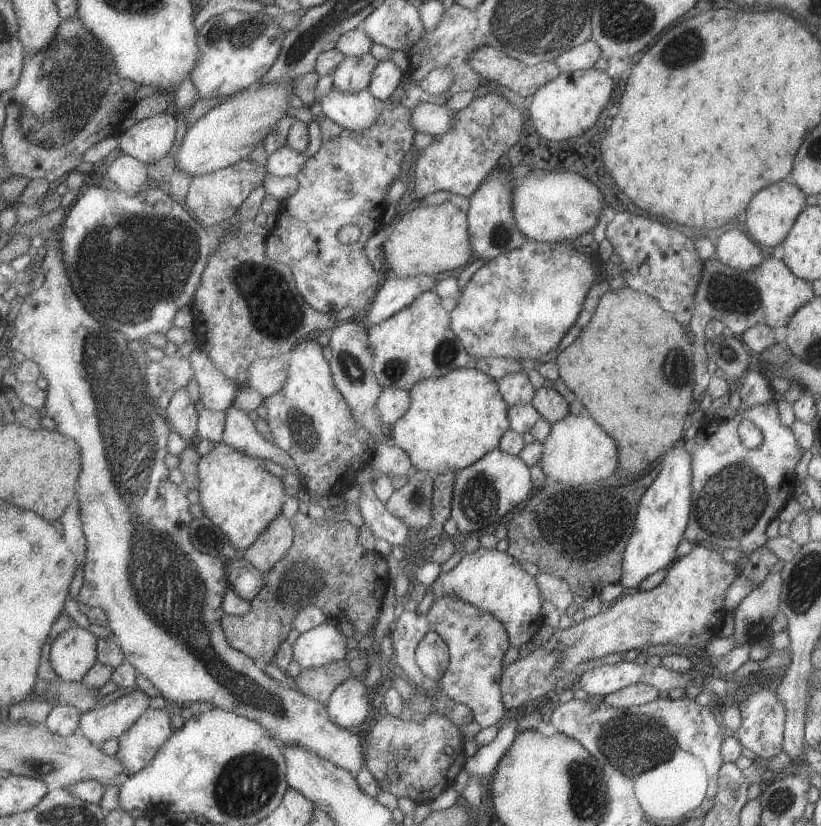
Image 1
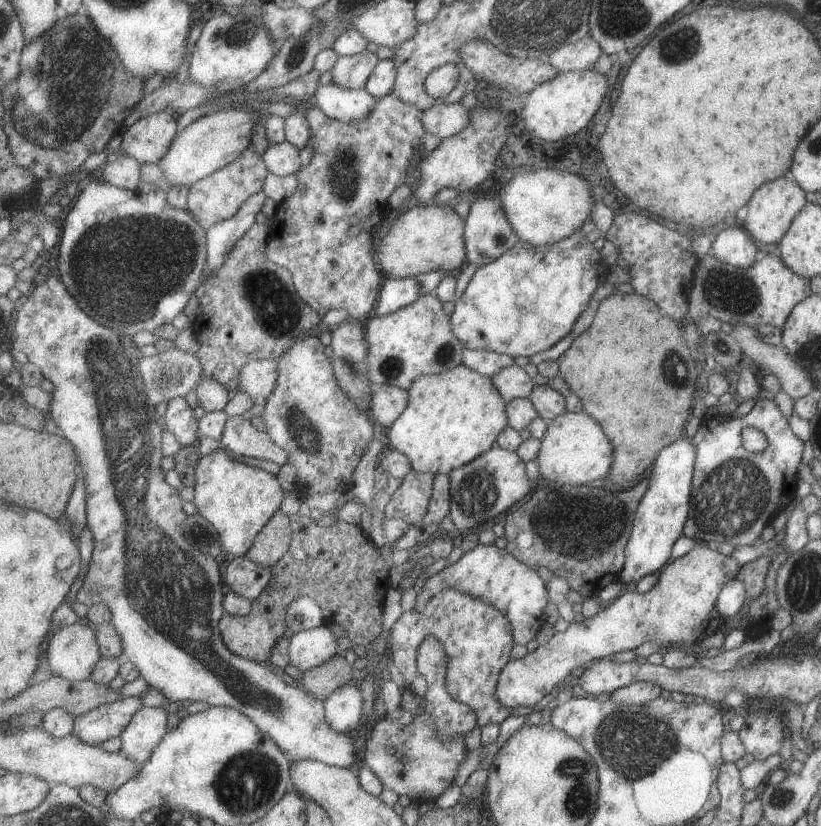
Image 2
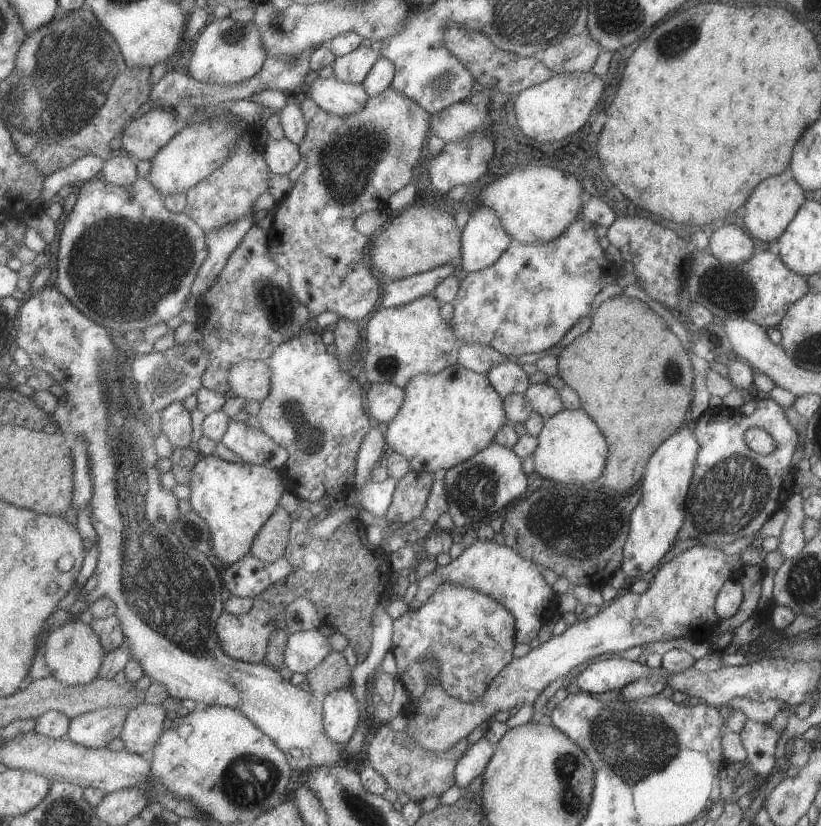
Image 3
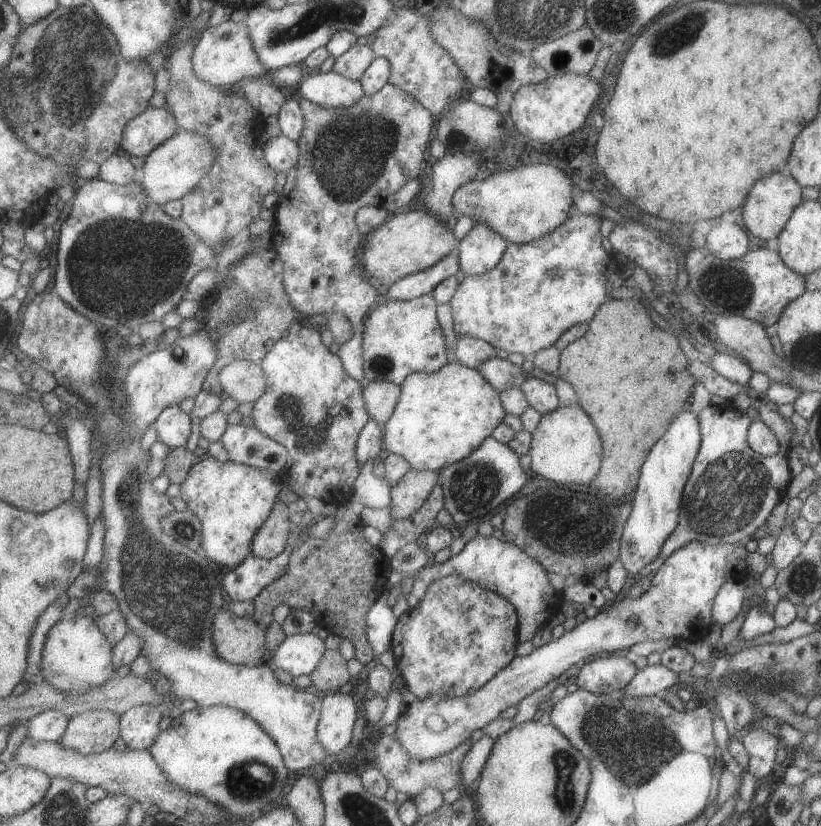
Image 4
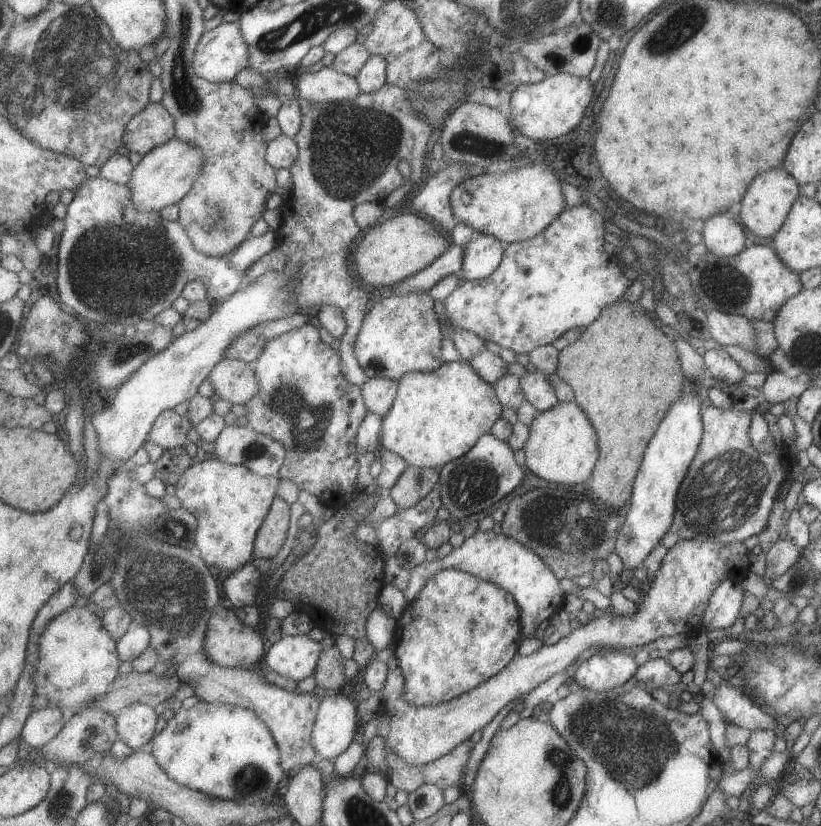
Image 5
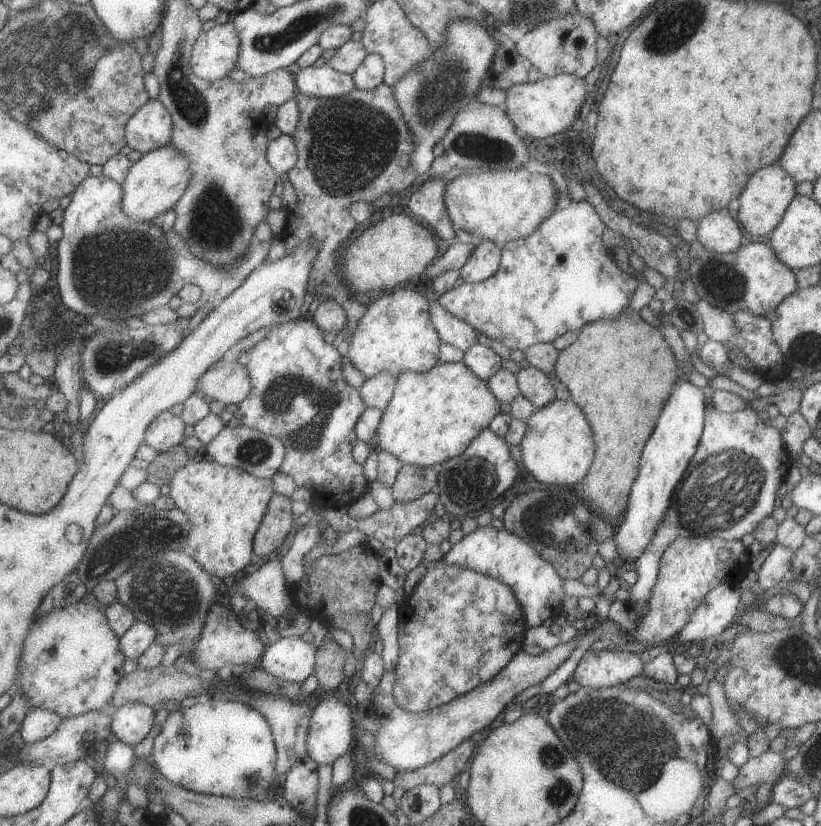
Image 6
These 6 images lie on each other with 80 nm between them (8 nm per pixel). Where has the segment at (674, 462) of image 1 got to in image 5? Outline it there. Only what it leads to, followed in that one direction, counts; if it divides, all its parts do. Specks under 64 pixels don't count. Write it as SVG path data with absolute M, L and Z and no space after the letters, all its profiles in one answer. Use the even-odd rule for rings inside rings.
M693 386L682 392L661 420L657 432L645 447L636 472L632 493L626 505L625 522L615 544L615 552L627 574L641 566L645 557L669 530L674 517L679 485L683 482L689 463L697 452L701 435L700 404L697 402L696 387Z

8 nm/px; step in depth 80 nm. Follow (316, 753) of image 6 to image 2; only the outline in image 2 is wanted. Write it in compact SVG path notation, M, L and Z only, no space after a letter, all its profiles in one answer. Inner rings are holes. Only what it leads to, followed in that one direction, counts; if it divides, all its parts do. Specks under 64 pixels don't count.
M351 684L333 691L325 701L326 719L334 731L354 734L363 718L363 694Z

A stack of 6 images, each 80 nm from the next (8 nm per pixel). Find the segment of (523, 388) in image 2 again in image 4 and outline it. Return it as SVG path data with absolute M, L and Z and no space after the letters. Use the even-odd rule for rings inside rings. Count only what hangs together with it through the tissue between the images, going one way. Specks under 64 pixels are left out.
M499 357L484 362L479 370L500 393L513 387L522 389L522 384L527 380L523 368Z

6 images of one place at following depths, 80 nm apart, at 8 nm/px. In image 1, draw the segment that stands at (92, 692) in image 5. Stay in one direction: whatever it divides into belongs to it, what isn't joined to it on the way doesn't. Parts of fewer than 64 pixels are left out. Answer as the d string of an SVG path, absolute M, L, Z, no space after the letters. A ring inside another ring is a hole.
M64 625L64 630L58 634L51 645L51 666L59 678L64 681L81 681L82 678L98 663L98 644L100 637L87 628L72 625Z

